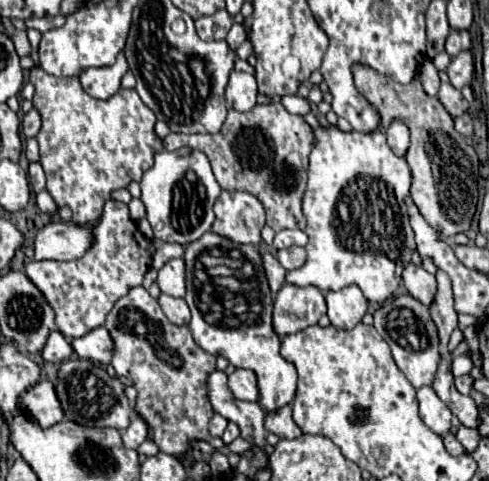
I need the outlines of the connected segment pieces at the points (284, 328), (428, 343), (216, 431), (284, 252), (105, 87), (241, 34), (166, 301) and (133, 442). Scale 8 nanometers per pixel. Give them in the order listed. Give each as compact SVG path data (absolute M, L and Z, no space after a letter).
M285 283L273 299L273 329L279 337L297 333L309 325L317 325L325 311L325 297L319 289Z
M407 293L407 295L395 297L393 301L379 307L373 313L373 319L375 319L373 327L391 347L393 359L395 359L397 367L405 373L409 383L415 389L419 389L423 385L431 385L437 363L439 363L439 339L437 339L437 329L435 329L435 323L431 321L429 309Z
M213 415L211 423L209 423L209 431L211 431L211 435L213 435L213 437L221 437L223 431L225 431L225 427L227 427L227 419L221 417L221 415Z
M305 247L281 249L281 251L277 253L277 259L279 259L279 263L281 263L287 271L299 269L299 267L305 263L305 259L307 259L307 251L305 251Z
M121 53L115 65L87 69L87 73L81 73L79 81L91 97L107 99L119 91L121 77L125 75L125 71L127 71L127 61L125 61L125 55Z
M233 23L231 29L229 29L229 33L227 33L227 39L225 39L225 41L231 45L231 49L237 49L245 39L247 39L247 33L245 33L243 25Z
M161 293L159 305L161 305L163 313L167 315L167 319L169 319L171 323L175 323L175 325L189 325L189 321L191 321L191 311L189 311L185 299L179 299L179 297L171 297L171 295Z
M133 417L129 429L123 433L123 443L129 449L137 449L149 435L149 423L143 417Z

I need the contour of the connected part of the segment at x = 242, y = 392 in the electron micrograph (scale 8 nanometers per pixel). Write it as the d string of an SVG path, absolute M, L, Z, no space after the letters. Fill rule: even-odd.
M235 369L229 375L229 389L235 395L235 399L241 399L241 401L257 401L259 397L255 373L249 369Z

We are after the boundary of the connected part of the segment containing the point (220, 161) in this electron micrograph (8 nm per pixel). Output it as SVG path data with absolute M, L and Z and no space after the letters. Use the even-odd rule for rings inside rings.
M281 103L255 105L251 111L241 113L229 109L221 131L209 135L183 135L169 133L163 139L167 151L181 149L183 145L203 151L213 167L213 173L225 191L247 191L255 195L265 211L267 225L275 231L305 229L301 213L301 197L307 185L307 157L311 151L311 127L301 115L291 115Z

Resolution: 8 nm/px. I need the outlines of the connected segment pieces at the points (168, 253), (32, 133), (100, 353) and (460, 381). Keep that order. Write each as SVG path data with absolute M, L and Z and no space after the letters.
M161 243L153 255L153 267L159 269L163 263L167 263L169 259L175 259L175 257L183 257L185 249L183 245L179 243Z
M31 109L31 111L25 115L25 119L23 119L23 125L21 125L25 139L37 137L37 133L39 133L39 127L41 127L41 117L39 117L39 113L37 113L35 109Z
M105 327L93 329L91 333L73 339L71 345L73 345L73 351L77 353L77 357L81 357L81 359L107 363L107 365L111 361L111 337Z
M461 375L461 377L455 377L455 387L461 395L469 395L471 389L473 389L473 377L471 375Z

